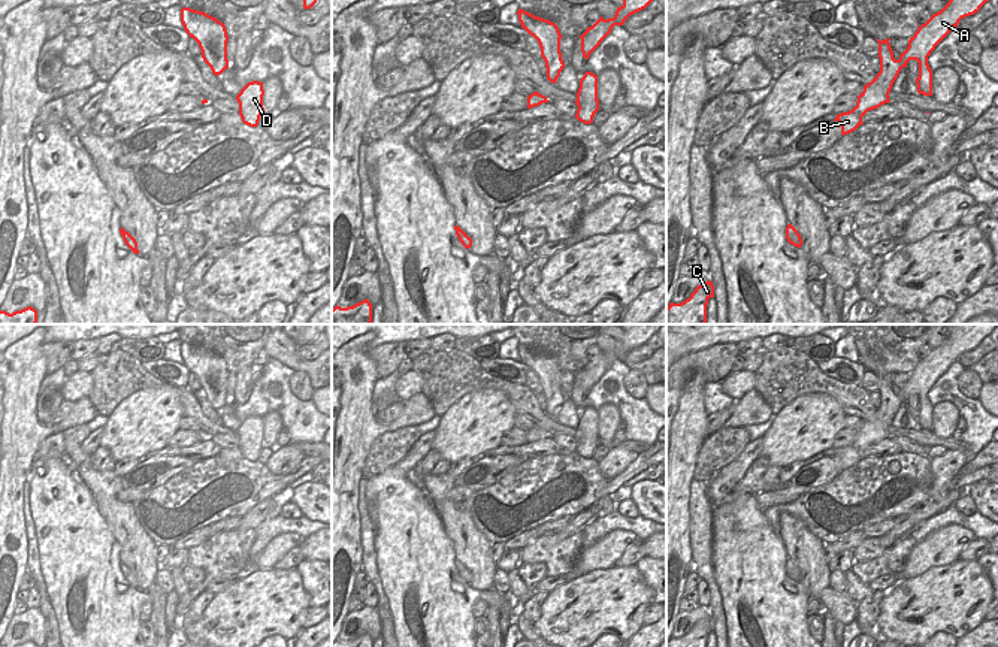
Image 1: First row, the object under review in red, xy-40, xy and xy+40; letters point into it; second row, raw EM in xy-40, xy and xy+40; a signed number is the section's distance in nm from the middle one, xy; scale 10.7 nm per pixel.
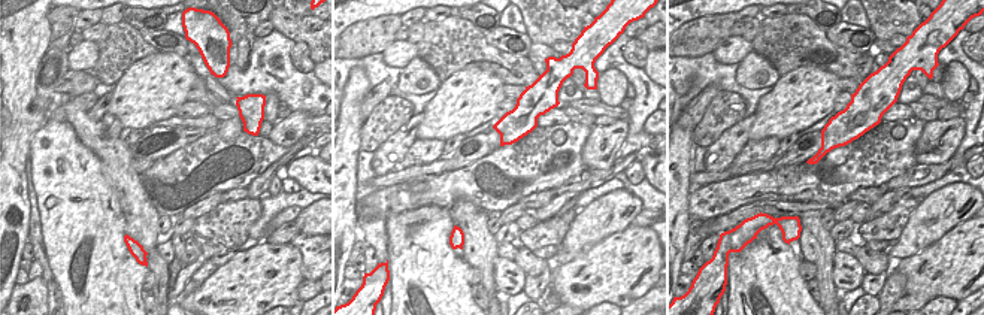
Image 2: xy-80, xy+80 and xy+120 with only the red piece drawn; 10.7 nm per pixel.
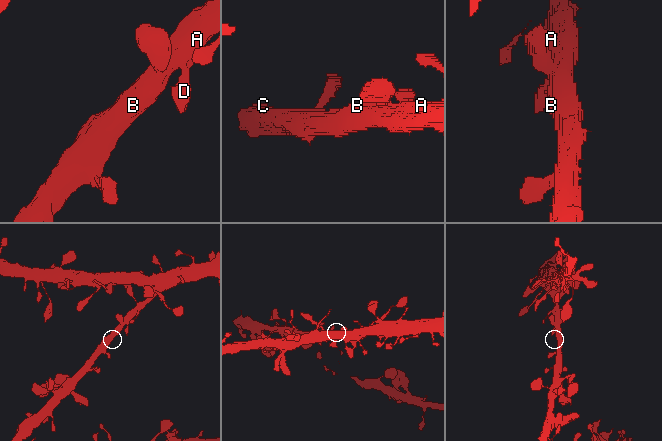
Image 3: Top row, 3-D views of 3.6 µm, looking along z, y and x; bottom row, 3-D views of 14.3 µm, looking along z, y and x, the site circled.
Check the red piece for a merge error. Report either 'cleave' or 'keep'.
keep

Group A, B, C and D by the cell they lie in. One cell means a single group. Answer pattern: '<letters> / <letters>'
A B C D

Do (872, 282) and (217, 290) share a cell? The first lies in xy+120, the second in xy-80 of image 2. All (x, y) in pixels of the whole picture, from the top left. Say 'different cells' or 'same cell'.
different cells

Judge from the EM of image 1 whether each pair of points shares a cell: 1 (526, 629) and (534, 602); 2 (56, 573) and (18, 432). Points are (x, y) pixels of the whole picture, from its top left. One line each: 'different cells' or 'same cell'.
1: same cell
2: different cells

